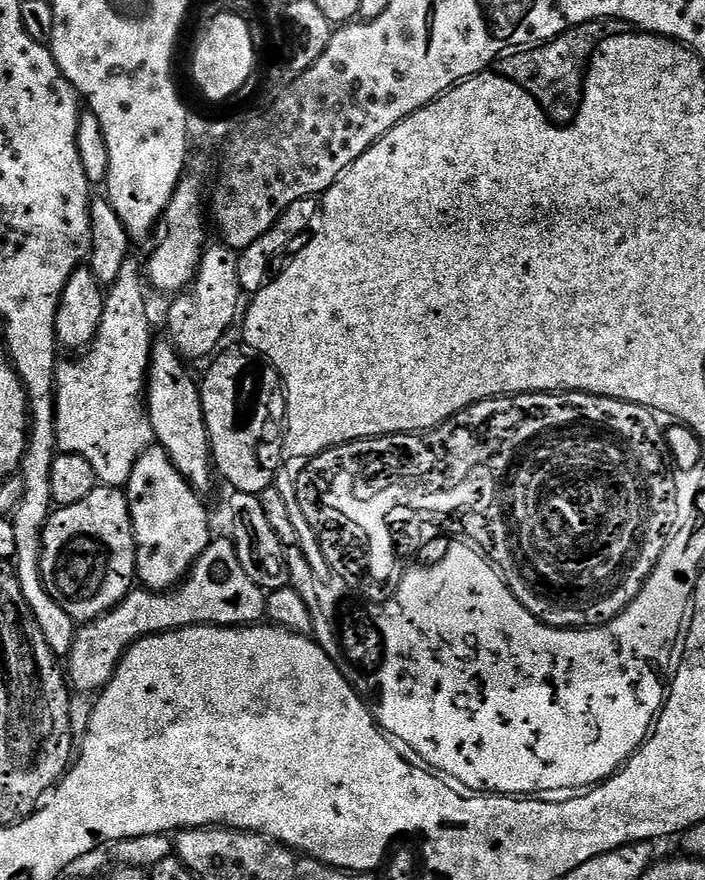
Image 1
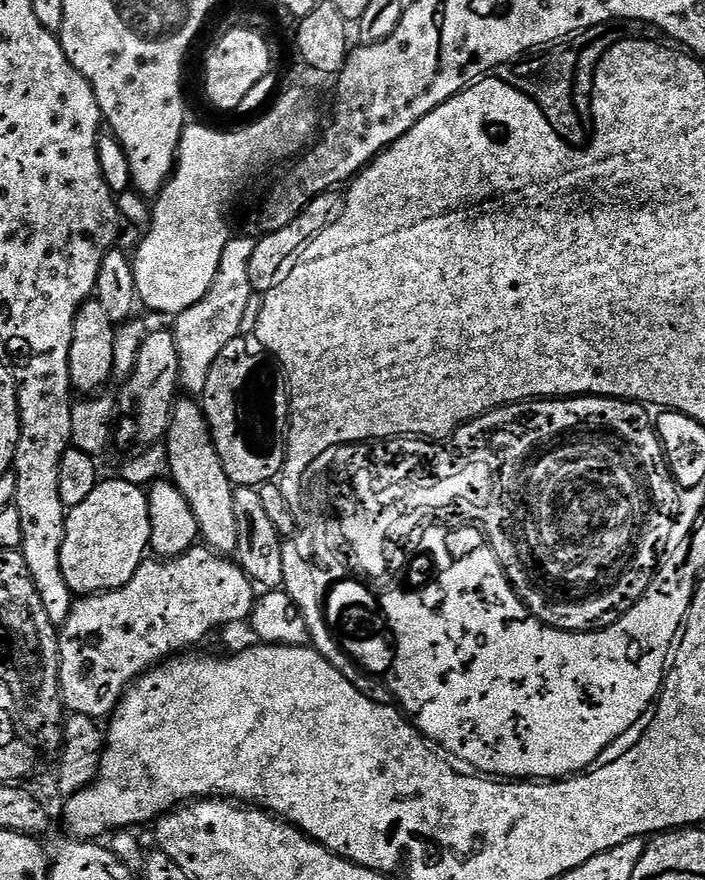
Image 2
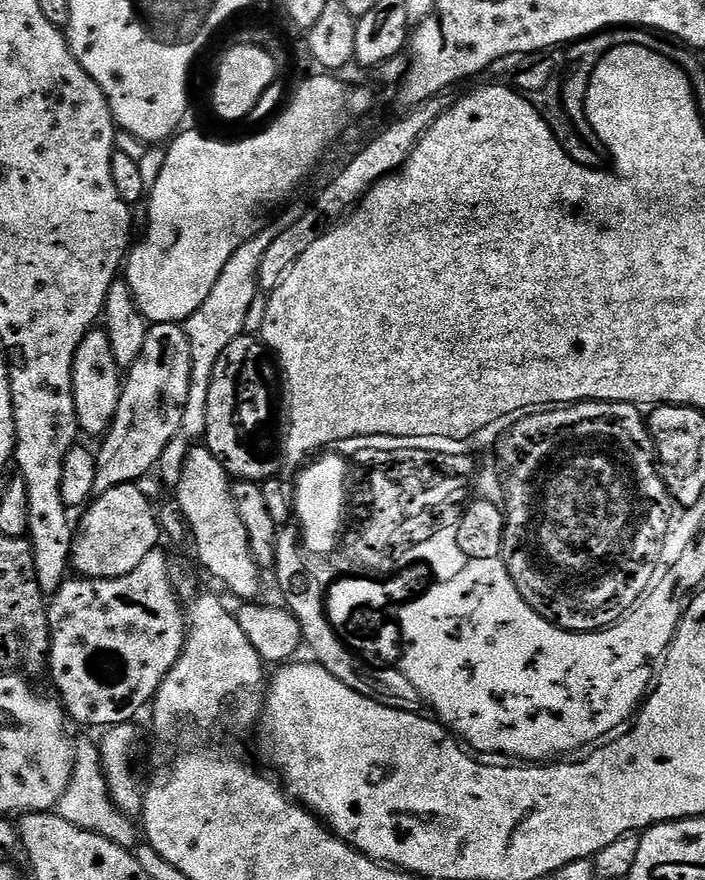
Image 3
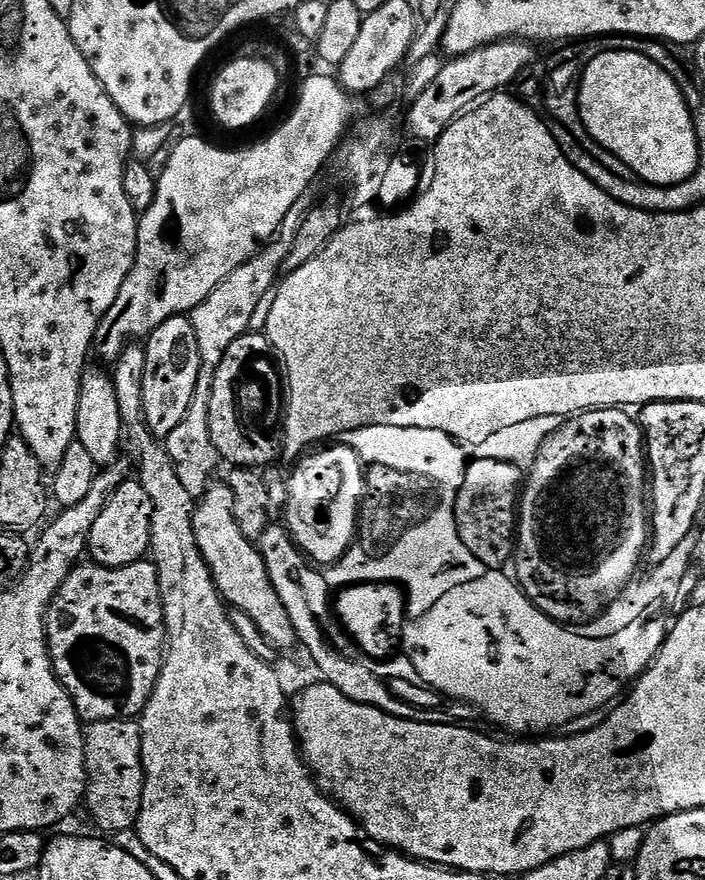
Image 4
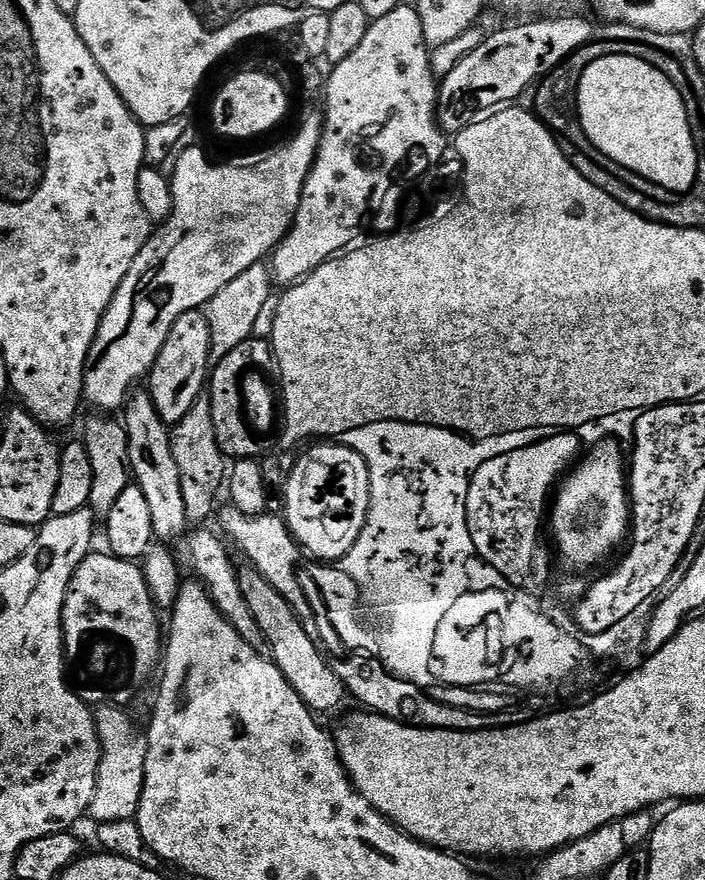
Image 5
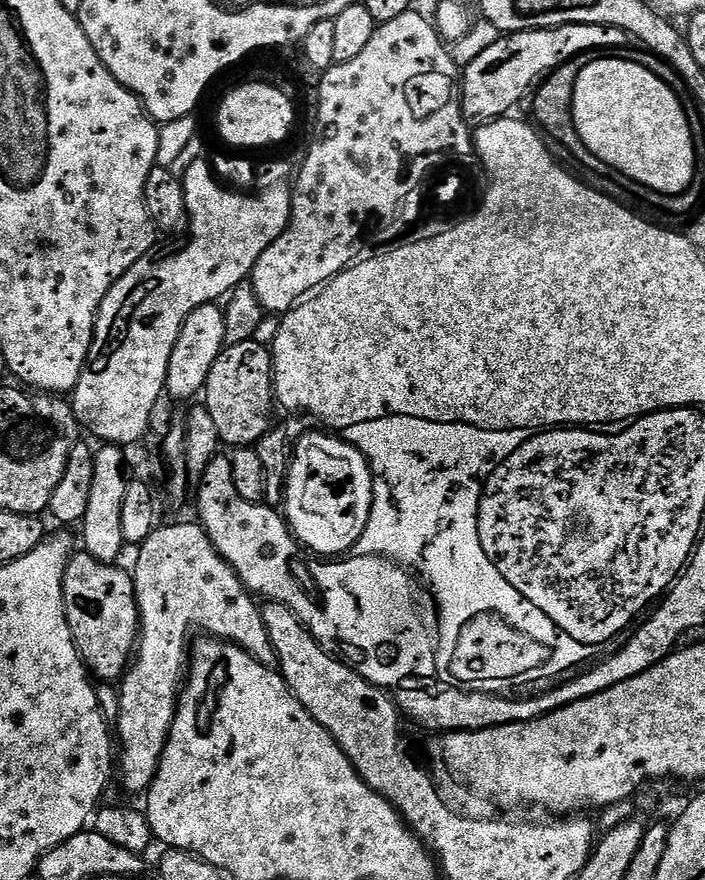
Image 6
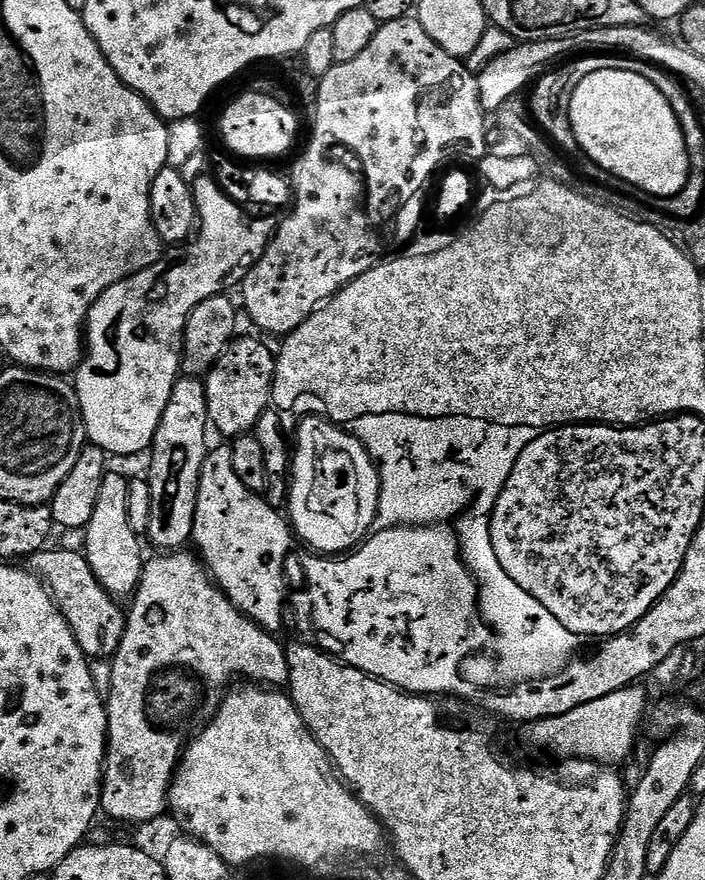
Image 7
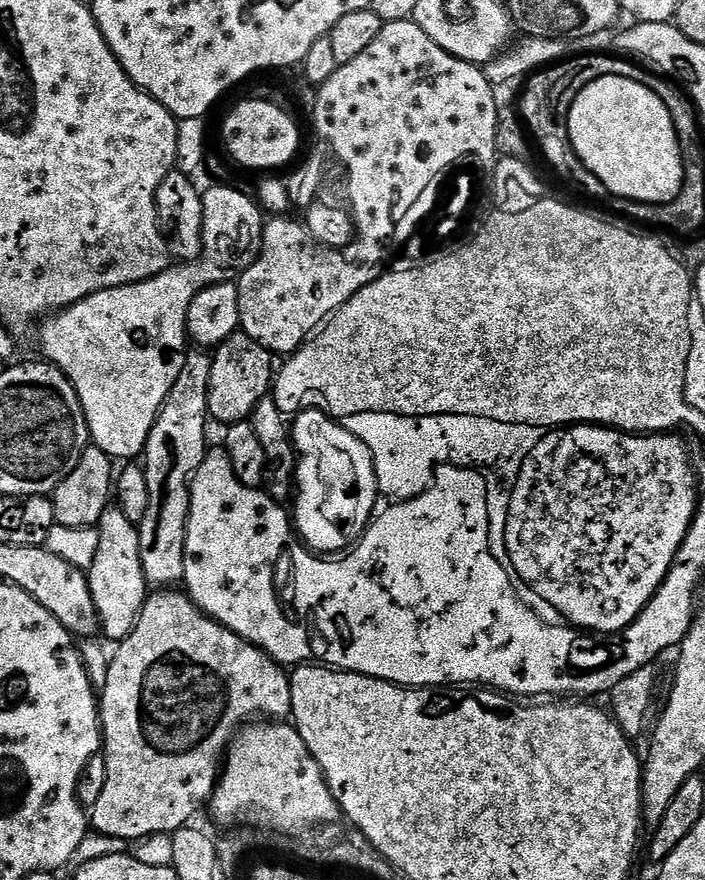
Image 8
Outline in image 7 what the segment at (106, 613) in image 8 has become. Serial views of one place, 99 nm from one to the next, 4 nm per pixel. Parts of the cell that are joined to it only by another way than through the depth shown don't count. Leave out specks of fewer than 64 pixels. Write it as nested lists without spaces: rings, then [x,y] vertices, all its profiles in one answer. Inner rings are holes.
[[[105,475],[102,491],[98,493],[98,503],[94,505],[94,515],[82,529],[84,534],[83,554],[88,559],[90,570],[100,584],[113,598],[131,597],[140,584],[140,575],[146,561],[140,553],[141,537],[130,526],[128,503],[130,502],[129,477]]]

